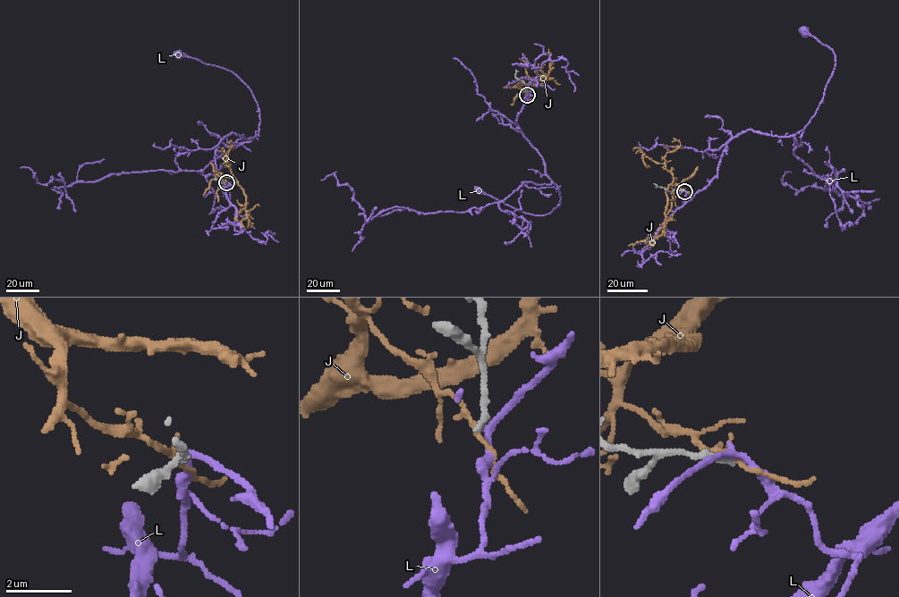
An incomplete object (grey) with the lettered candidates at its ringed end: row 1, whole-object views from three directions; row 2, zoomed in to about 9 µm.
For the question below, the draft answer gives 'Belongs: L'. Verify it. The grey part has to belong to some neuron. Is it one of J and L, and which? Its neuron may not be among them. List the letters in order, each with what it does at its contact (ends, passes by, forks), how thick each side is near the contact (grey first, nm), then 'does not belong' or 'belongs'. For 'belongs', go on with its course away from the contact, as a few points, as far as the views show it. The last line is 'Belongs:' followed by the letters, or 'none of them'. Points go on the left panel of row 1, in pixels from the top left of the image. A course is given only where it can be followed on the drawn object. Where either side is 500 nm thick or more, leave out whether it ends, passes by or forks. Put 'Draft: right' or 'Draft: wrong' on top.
Draft: wrong
J: it passes by; 220 nm thick on the grey side, 160 nm on the other; does not belong
L: it passes by; 240 nm thick on the grey side, 190 nm on the other; does not belong
Belongs: none of them

